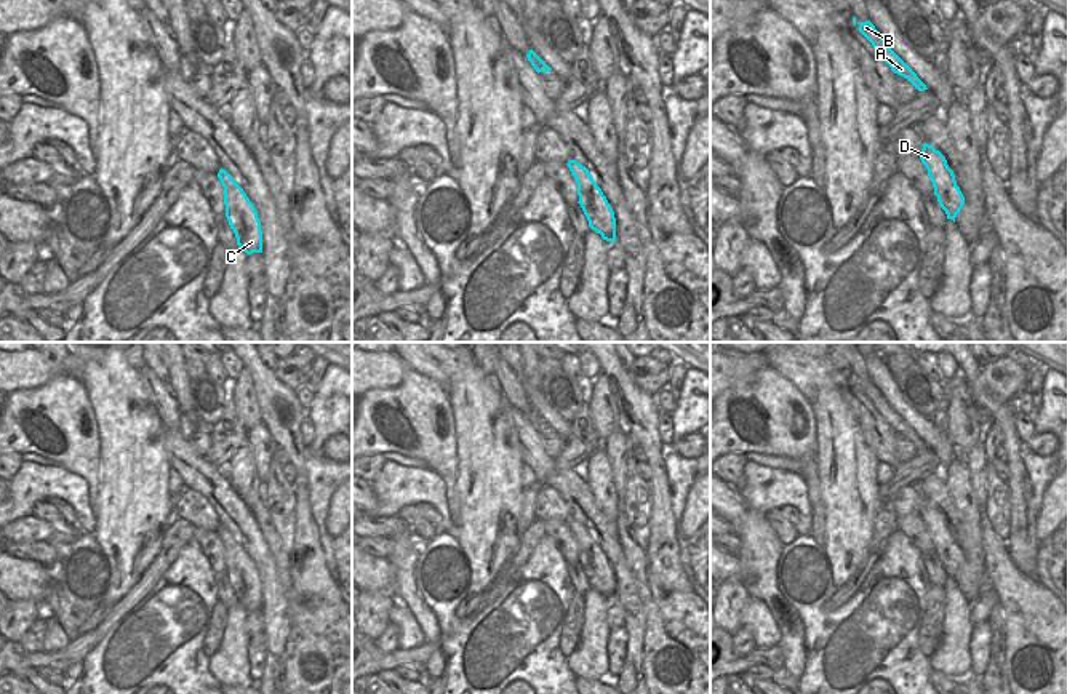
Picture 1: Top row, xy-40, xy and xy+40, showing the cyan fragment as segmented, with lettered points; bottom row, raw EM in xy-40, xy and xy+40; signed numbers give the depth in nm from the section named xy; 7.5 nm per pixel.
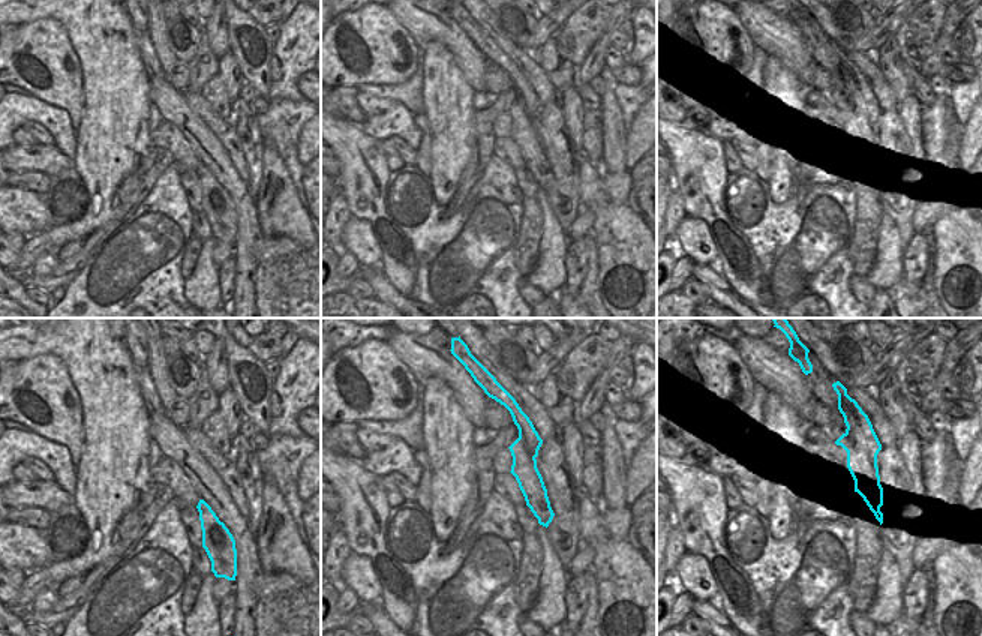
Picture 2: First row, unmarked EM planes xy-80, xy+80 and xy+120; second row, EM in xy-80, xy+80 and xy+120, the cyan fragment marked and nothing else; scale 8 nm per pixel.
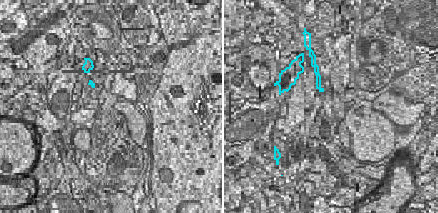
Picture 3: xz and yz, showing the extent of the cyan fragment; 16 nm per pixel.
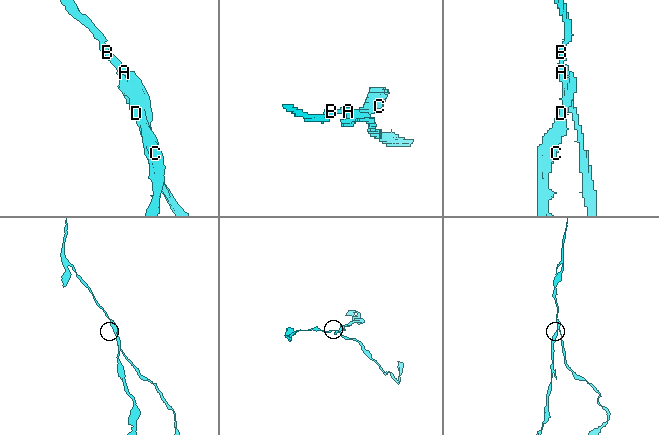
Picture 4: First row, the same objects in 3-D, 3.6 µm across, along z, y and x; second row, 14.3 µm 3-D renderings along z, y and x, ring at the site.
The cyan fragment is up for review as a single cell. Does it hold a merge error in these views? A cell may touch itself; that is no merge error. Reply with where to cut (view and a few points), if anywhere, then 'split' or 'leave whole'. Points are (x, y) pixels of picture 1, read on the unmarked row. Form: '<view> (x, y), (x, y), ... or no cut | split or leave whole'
xy+40 (955, 541), (938, 555) | split

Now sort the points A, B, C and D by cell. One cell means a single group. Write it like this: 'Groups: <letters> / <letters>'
Groups: A B D / C.

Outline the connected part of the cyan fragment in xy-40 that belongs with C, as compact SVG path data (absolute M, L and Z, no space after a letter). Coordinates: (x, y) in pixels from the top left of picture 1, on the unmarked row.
M238 542L224 553L226 576L235 592L237 603L246 611L262 611L261 579L254 563Z

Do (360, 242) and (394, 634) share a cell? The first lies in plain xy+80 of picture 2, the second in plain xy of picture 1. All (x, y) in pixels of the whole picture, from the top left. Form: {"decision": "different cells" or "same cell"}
{"decision": "different cells"}

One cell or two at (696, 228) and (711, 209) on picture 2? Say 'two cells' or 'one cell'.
two cells

